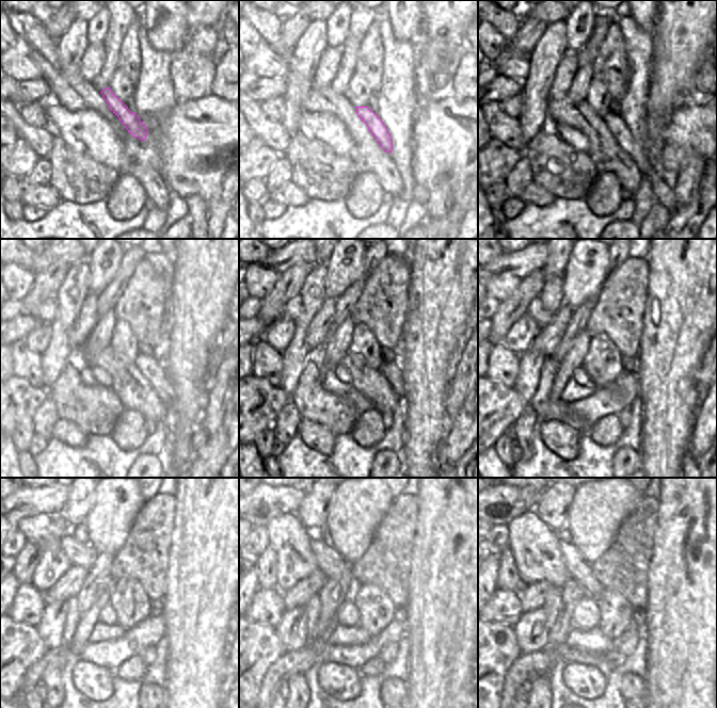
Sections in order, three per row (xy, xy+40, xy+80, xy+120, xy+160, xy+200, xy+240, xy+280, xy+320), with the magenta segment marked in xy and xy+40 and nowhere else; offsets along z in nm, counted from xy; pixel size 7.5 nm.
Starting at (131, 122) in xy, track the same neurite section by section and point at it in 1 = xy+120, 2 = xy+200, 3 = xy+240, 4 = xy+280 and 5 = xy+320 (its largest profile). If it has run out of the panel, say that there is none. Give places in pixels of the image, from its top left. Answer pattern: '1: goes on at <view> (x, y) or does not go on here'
1: goes on at xy+120 (148, 366)
2: goes on at xy+200 (612, 399)
3: goes on at xy+240 (111, 654)
4: goes on at xy+280 (292, 662)
5: goes on at xy+320 (529, 665)

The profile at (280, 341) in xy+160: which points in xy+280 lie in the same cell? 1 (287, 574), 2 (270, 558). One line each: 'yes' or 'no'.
1: yes
2: no

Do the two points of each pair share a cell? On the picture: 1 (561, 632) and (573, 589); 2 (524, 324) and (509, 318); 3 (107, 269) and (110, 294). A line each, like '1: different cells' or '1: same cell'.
1: same cell
2: different cells
3: different cells

